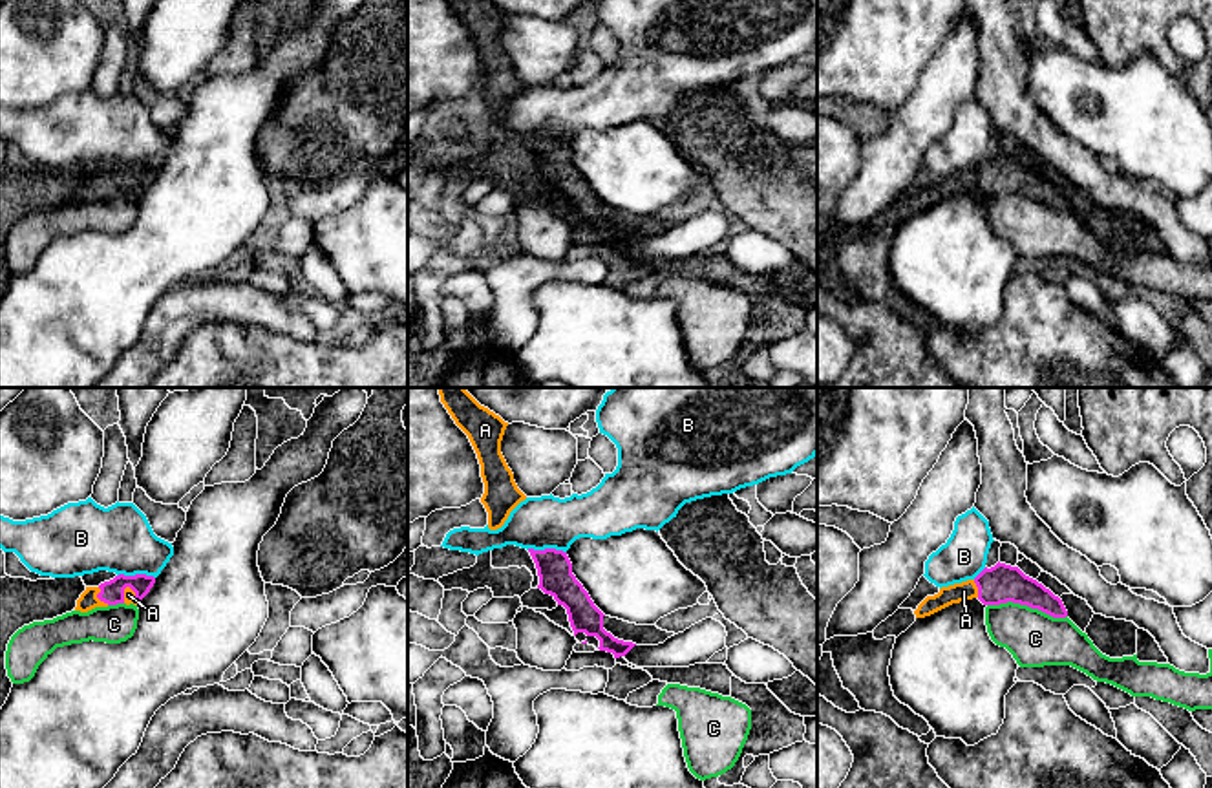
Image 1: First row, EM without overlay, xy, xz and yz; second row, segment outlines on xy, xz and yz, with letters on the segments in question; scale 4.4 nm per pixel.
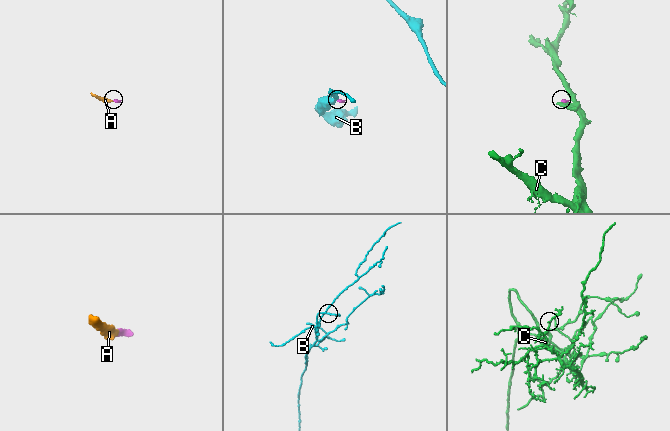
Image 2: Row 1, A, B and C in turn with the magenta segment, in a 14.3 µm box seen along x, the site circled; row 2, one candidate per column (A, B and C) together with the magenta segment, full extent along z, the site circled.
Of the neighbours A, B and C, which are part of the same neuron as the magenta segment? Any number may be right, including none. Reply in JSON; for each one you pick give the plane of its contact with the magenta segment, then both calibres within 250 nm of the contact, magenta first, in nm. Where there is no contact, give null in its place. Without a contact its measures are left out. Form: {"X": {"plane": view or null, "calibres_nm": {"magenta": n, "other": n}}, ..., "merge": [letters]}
{"A": {"plane": "xy", "calibres_nm": {"magenta": 110, "other": 90}}, "merge": ["A"]}

